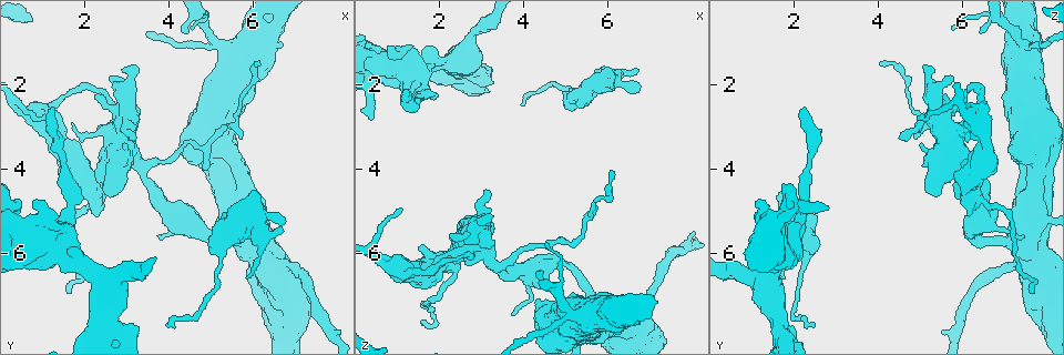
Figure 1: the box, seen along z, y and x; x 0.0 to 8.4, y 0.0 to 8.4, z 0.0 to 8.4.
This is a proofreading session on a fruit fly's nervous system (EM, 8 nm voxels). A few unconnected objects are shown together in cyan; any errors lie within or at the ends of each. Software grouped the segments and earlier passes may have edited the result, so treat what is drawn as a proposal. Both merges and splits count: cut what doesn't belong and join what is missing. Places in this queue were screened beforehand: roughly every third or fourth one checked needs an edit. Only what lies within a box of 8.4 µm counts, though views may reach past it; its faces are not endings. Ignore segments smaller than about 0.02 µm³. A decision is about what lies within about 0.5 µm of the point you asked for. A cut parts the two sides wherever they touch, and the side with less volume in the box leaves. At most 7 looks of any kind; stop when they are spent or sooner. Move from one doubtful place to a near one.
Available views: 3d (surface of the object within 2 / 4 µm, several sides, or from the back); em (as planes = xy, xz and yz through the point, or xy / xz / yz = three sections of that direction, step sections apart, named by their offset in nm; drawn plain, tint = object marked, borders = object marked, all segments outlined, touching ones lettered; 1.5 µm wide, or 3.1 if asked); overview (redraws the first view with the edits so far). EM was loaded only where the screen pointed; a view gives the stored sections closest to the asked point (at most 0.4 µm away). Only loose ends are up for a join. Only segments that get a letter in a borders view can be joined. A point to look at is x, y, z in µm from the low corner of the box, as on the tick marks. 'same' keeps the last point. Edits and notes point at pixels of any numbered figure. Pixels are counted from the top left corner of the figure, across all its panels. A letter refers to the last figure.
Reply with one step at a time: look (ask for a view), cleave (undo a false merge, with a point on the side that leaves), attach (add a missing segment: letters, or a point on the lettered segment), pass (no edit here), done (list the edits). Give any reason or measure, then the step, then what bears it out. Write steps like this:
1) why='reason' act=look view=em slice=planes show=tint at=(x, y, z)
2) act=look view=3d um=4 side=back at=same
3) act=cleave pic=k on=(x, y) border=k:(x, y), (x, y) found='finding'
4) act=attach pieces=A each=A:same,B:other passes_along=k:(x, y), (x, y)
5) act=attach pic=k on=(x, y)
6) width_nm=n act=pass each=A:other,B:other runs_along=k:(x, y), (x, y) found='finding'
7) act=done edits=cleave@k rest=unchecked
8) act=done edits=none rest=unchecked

why='an open end' act=look view=em slice=yz step=8 show=borders at=(6.65, 5.35, 1.65)

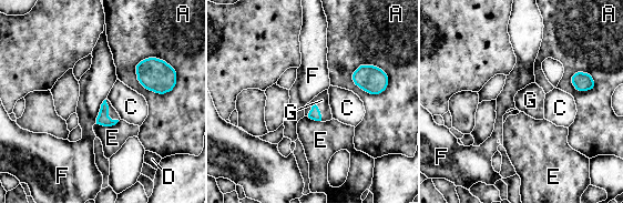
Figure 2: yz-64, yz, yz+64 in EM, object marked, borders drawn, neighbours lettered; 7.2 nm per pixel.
act=attach pic=2 on=(322, 100) each=A:other,C:other,D:other,E:other,F:other,G:same passes_along=2:(315, 114), (319, 111), (322, 100) found='it goes on there'

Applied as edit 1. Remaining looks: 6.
act=look view=overview

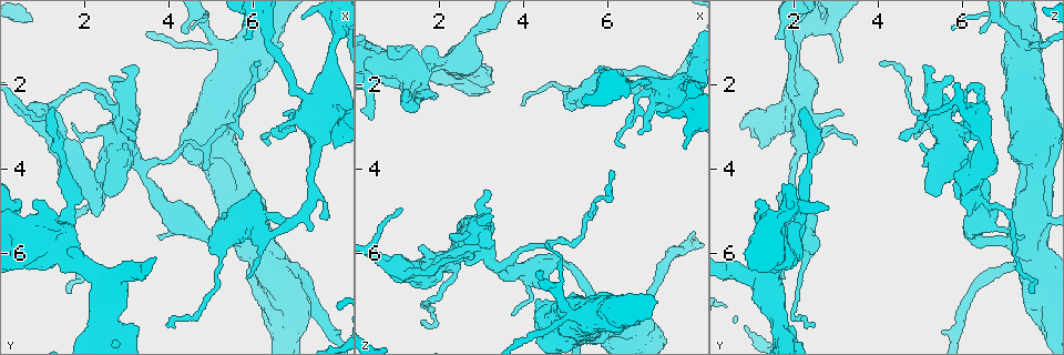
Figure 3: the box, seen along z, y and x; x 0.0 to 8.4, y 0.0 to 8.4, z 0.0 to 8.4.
act=look view=3d um=4 at=(1.35, 6.25, 1.95)

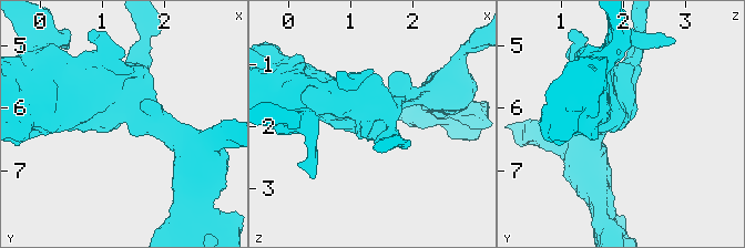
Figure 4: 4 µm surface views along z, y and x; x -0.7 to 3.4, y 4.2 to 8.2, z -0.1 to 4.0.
why='now the EM' act=look view=em slice=planes show=tint at=(1.30, 6.25, 1.95)

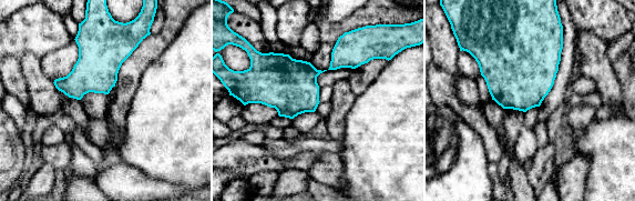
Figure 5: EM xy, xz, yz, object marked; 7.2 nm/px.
act=look view=em slice=planes show=borders at=same

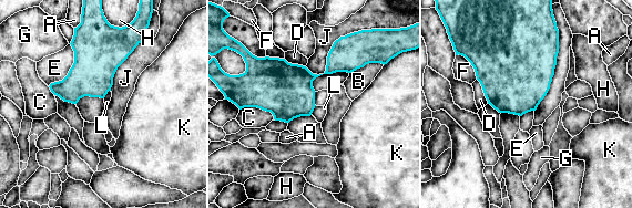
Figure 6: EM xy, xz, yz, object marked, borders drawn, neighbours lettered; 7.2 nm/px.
act=pass each=A:other,B:other,C:other,D:other,E:other,F:other,G:other,H:other,J:other,K:other,L:other border=6:(533, 110), (520, 116) found='no lettered segment goes on from it'

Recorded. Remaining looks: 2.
why='an open end' act=look view=em slice=xy step=8 show=borders at=(1.30, 2.55, 2.25)

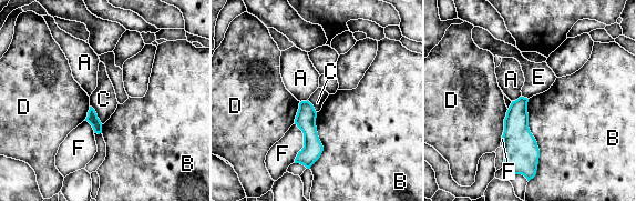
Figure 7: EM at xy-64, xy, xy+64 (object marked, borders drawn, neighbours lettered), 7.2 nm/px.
act=pass each=A:other,B:other,C:other,D:other,E:other,F:other border=7:(90, 106), (102, 123) found='no lettered segment goes on from it'

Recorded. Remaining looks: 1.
act=done edits=attach@2 rest=unchecked

